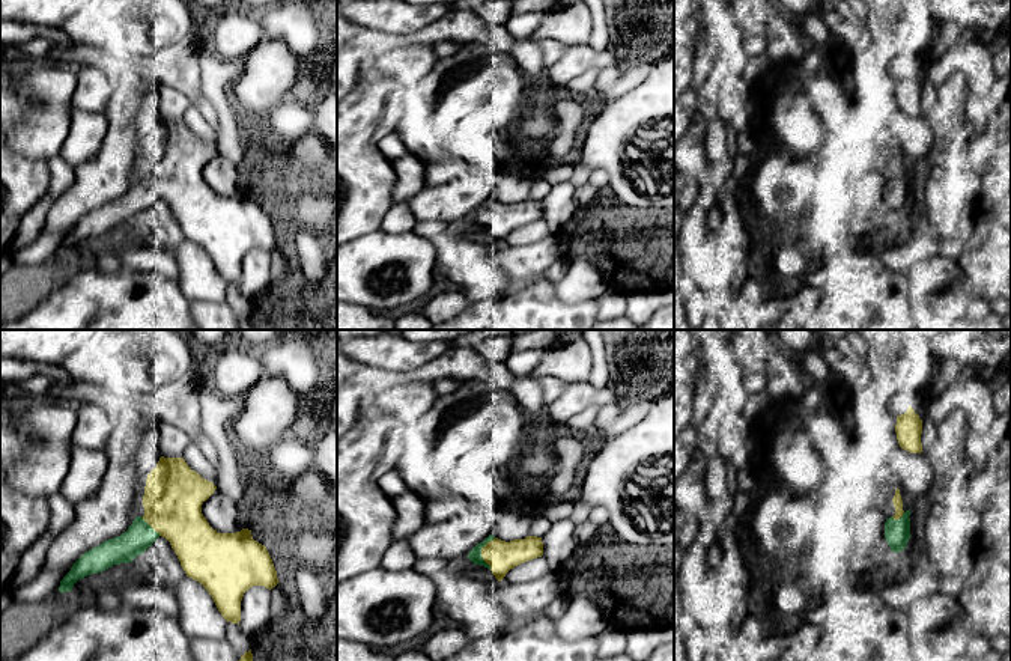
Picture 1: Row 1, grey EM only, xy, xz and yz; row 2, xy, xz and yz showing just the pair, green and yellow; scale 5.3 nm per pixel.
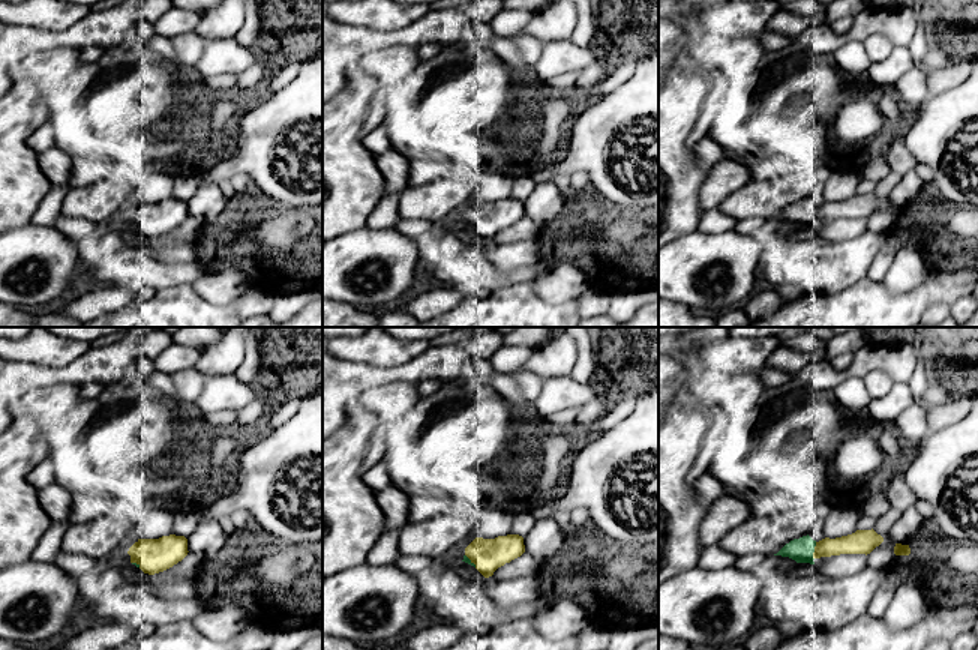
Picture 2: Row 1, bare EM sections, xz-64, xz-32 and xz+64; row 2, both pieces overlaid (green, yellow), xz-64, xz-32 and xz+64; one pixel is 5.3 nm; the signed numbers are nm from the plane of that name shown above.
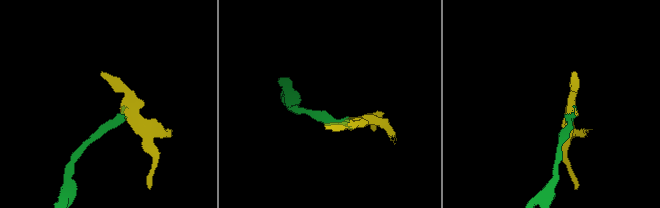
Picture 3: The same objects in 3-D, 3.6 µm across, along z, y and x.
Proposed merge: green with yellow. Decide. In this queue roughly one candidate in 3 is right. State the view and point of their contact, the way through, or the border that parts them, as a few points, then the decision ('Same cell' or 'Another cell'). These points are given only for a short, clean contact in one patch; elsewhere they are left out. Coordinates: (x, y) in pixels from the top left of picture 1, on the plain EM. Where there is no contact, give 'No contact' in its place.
Touches green at xz (480, 214). Same cell

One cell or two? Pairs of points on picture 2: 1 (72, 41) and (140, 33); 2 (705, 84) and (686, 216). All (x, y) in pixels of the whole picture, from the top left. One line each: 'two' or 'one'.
1: two
2: one

